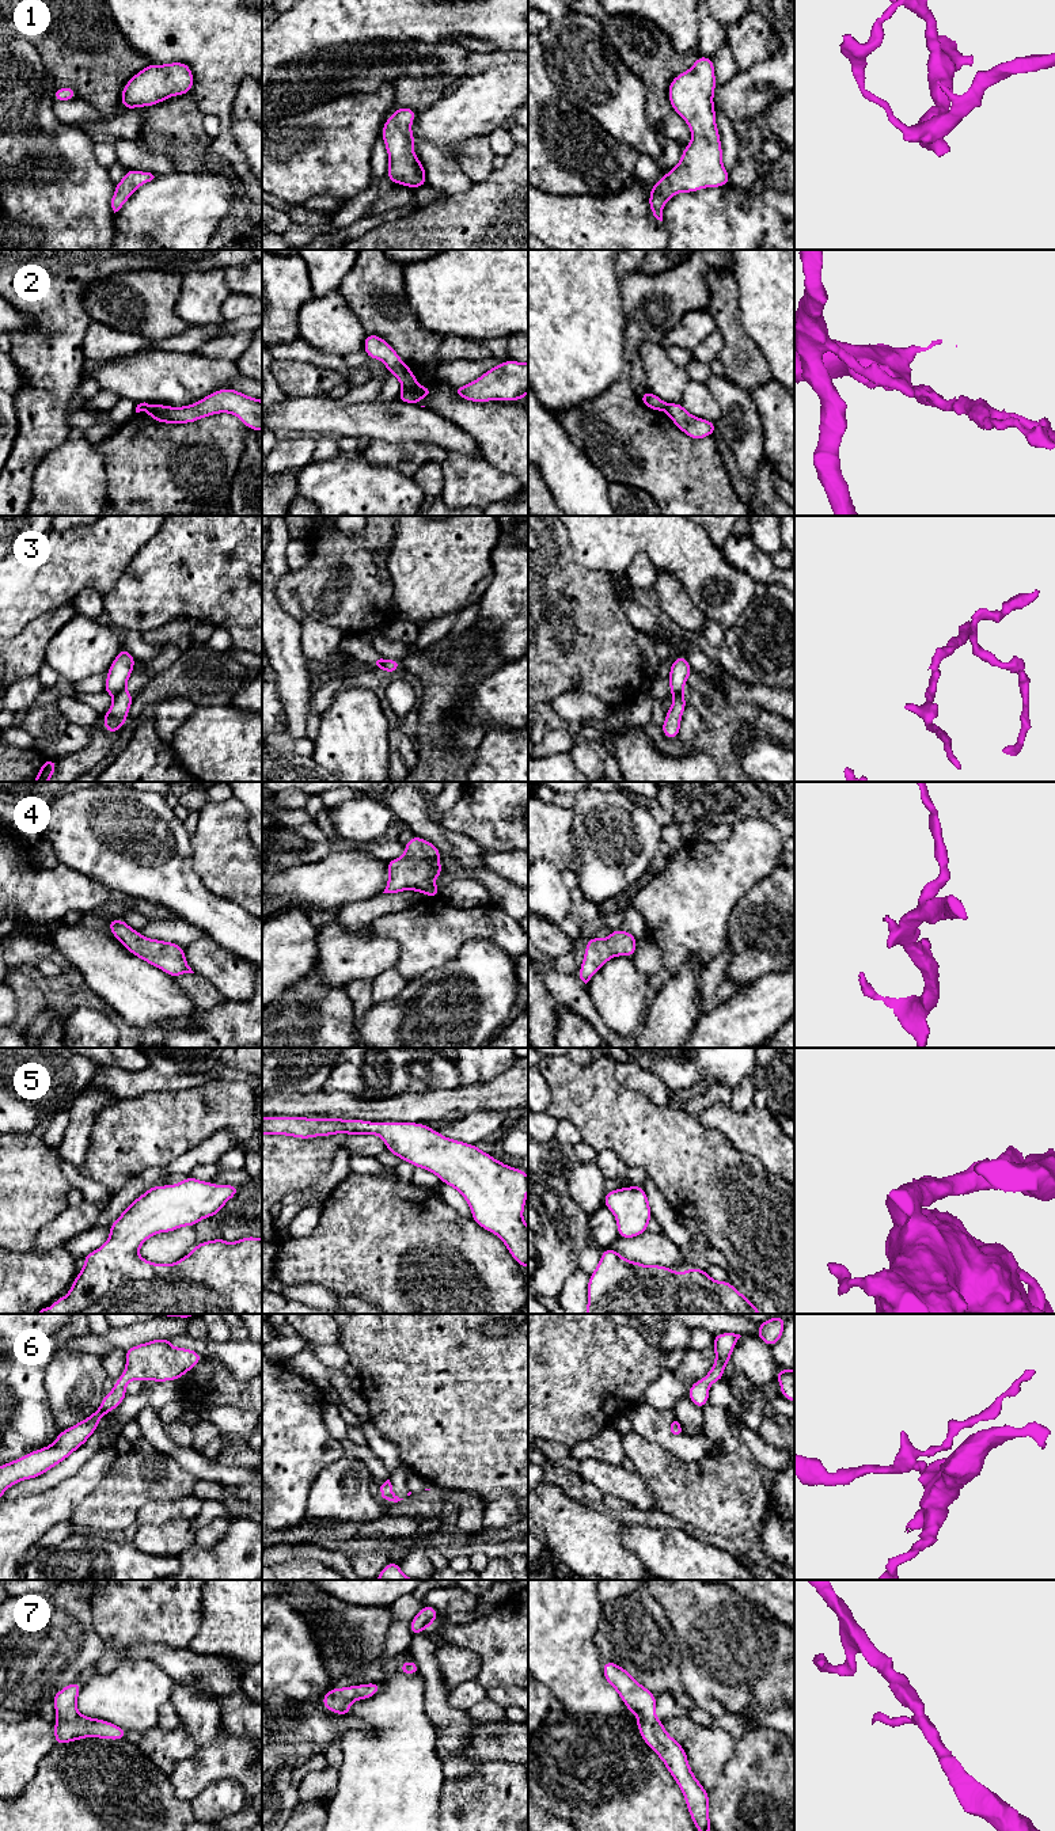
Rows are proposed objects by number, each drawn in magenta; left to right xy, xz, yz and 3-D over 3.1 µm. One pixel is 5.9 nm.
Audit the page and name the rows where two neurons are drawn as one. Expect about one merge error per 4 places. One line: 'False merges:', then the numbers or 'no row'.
False merges: 2, 3

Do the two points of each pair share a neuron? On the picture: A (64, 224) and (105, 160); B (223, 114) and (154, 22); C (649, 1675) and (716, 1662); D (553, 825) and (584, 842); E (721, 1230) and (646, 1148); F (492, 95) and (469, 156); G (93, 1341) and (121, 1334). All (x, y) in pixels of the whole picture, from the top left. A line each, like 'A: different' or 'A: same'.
A: different
B: same
C: different
D: different
E: same
F: different
G: same

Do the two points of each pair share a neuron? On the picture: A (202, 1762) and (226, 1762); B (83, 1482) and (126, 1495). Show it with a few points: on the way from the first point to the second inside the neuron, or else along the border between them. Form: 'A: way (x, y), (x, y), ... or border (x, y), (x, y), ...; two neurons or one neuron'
A: way (208, 1762), (220, 1762); one neuron
B: border (110, 1469), (75, 1511); two neurons

